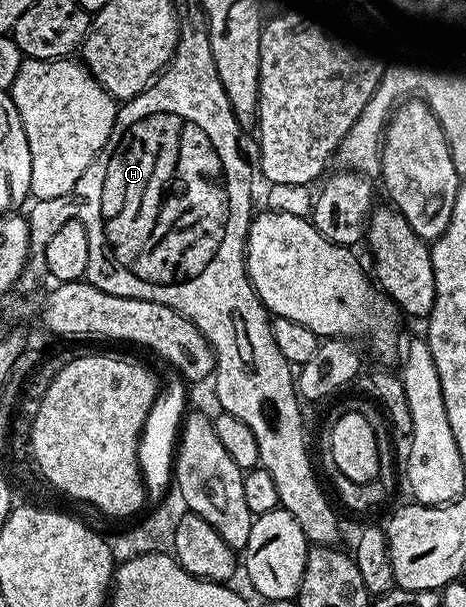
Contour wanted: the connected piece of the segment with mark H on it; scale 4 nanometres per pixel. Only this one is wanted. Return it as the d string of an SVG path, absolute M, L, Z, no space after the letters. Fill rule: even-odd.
M182 26L179 31L177 47L173 58L169 60L164 71L154 78L153 82L138 93L134 99L122 102L117 109L117 120L111 129L111 137L107 137L107 145L93 158L91 165L79 177L75 188L77 202L77 218L87 229L87 269L84 278L95 289L127 299L142 299L155 301L159 305L167 305L172 311L178 311L184 319L190 319L199 329L199 333L209 342L215 360L215 380L217 379L217 399L221 402L220 410L227 415L239 417L251 433L255 433L255 441L259 445L260 466L271 473L271 481L275 481L275 489L279 493L279 504L303 529L306 540L313 545L333 545L337 539L337 515L321 488L315 463L309 460L309 447L305 444L305 423L301 420L301 407L295 386L294 368L279 353L279 345L275 345L273 324L270 312L266 311L257 296L257 290L249 281L249 273L245 265L245 244L249 237L249 225L253 208L253 171L247 160L241 156L241 147L237 144L239 124L233 115L233 107L229 104L227 93L219 81L219 73L215 69L215 57L211 53L208 30L197 27Z

